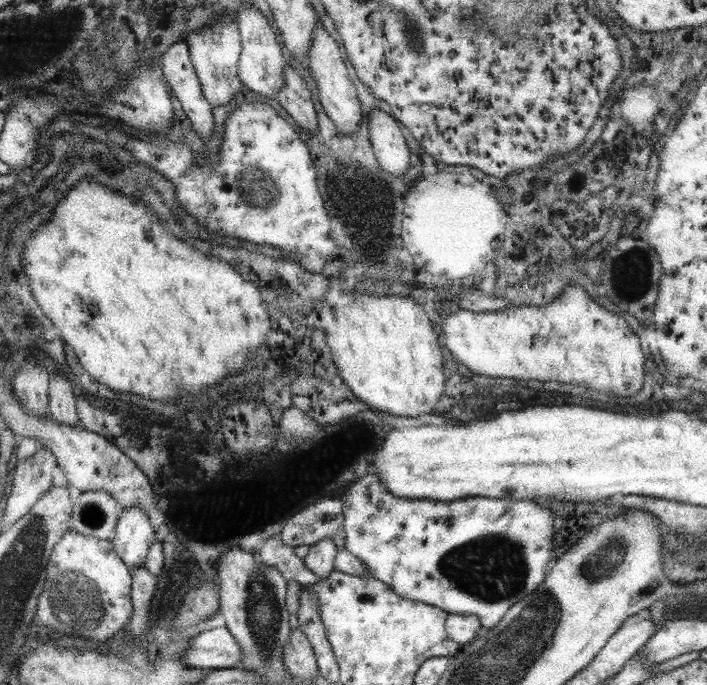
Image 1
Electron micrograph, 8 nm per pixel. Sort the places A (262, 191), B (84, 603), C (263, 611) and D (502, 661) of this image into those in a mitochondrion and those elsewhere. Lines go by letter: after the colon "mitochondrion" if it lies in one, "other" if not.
A: mitochondrion
B: mitochondrion
C: mitochondrion
D: mitochondrion

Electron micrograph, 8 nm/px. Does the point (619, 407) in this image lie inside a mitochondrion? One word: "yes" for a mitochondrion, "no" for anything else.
no

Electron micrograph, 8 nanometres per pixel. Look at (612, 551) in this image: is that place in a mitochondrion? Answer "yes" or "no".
yes

